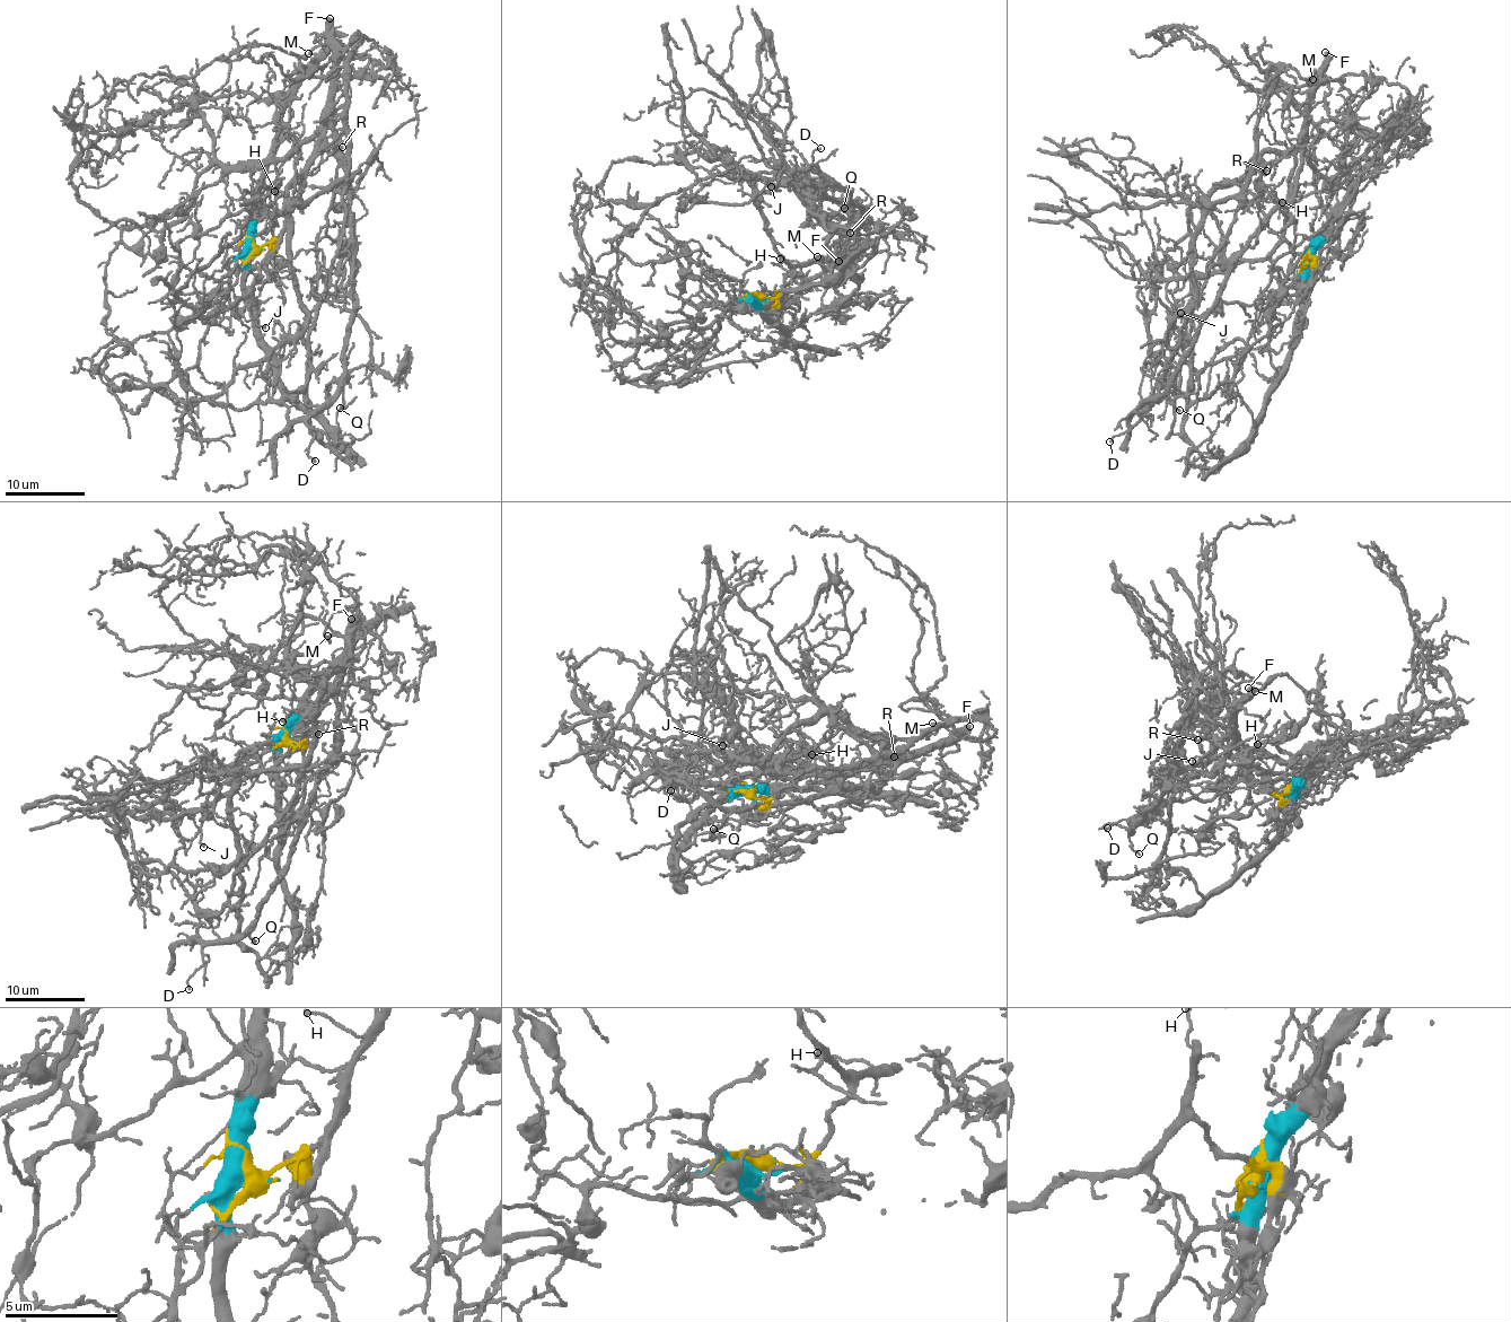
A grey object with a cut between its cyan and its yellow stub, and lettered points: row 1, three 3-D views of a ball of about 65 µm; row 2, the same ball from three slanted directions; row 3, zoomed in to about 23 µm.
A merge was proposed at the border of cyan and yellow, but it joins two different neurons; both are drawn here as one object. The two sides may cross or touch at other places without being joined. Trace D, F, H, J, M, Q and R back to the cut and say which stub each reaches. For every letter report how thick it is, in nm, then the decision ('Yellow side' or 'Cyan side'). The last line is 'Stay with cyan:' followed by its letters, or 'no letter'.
D: Thickness 130 nm. Yellow side
F: Thickness 550 nm. Yellow side
H: Thickness 130 nm. Yellow side
J: Thickness 150 nm. Yellow side
M: Thickness 190 nm. Yellow side
Q: Thickness 100 nm. Yellow side
R: Thickness 120 nm. Yellow side
Stay with cyan: no letter

